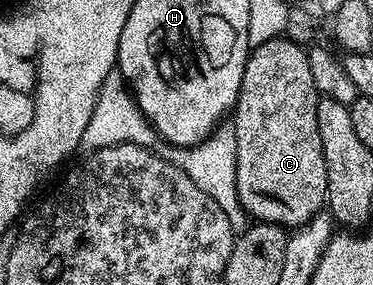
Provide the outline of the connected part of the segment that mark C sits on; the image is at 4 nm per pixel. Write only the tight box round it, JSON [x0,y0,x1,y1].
[230,37,328,229]

